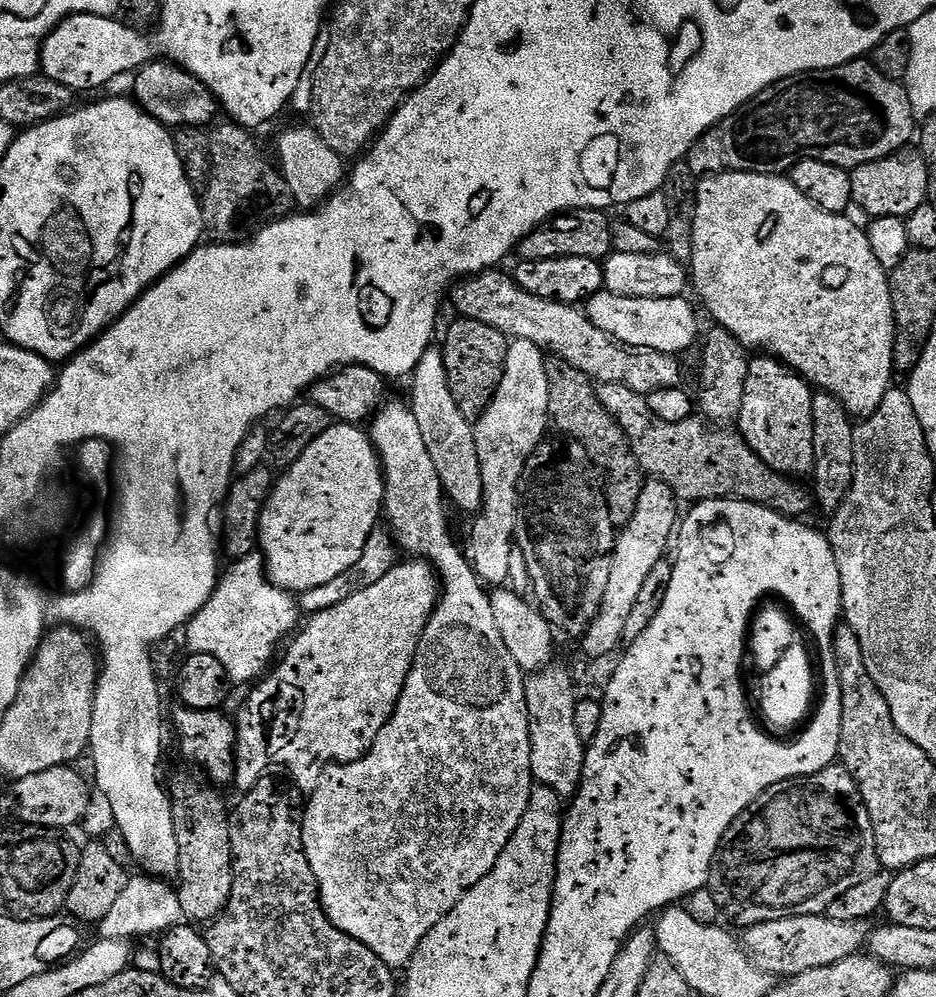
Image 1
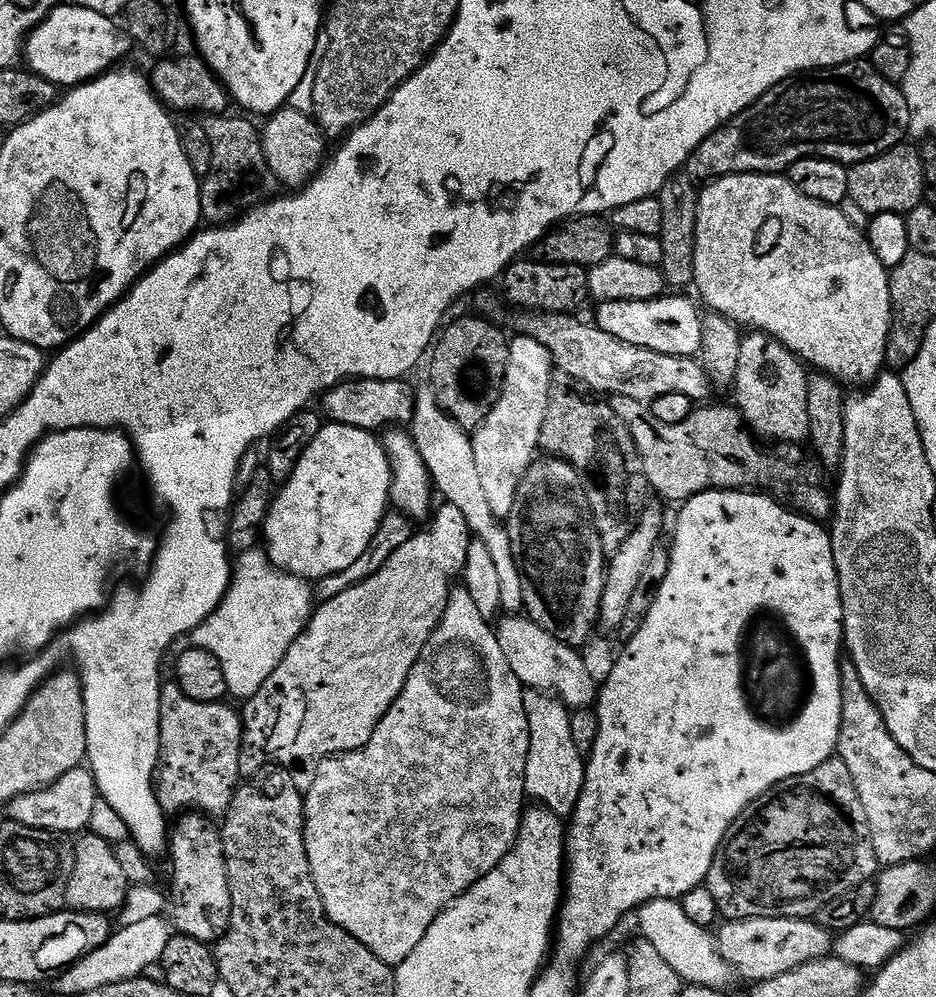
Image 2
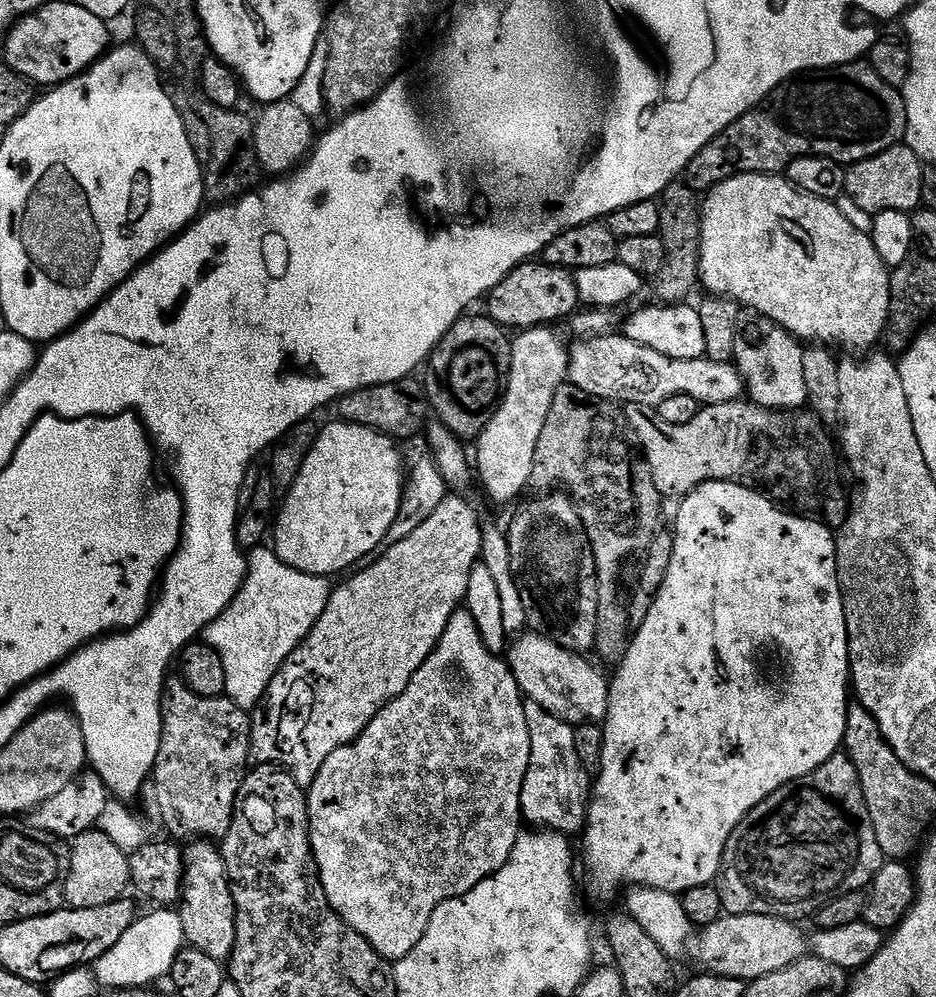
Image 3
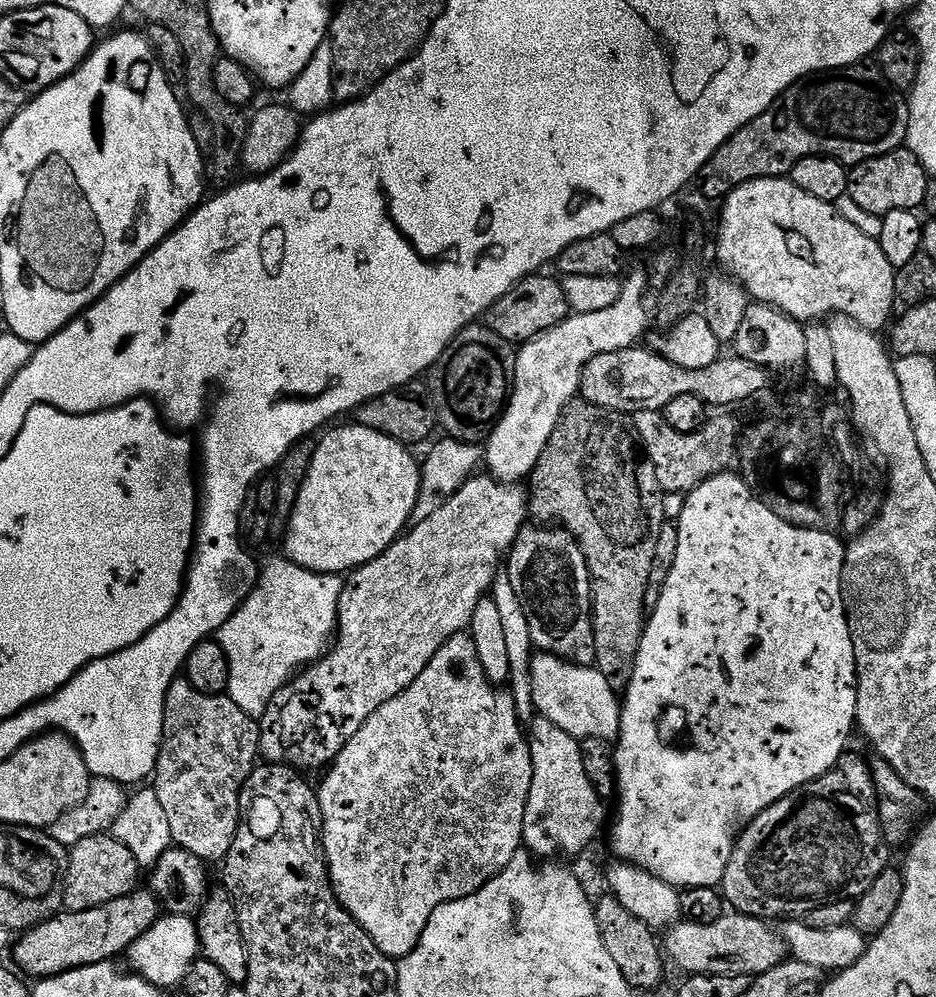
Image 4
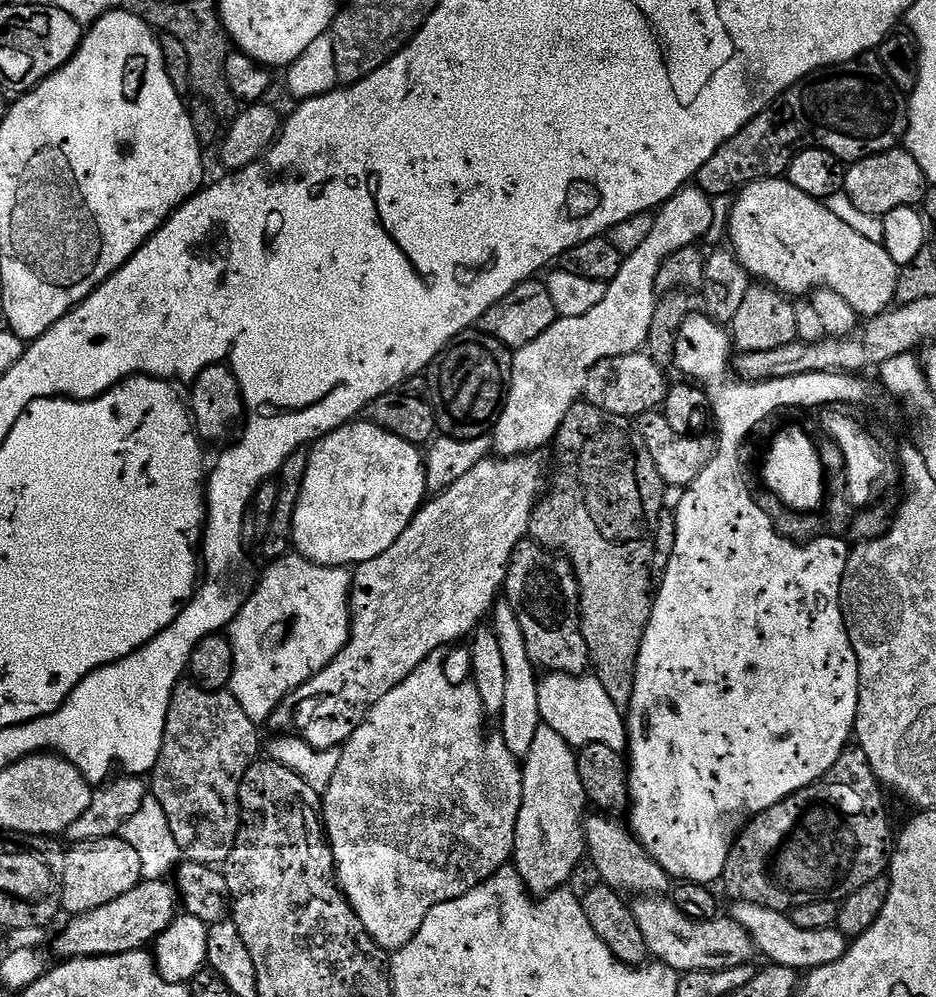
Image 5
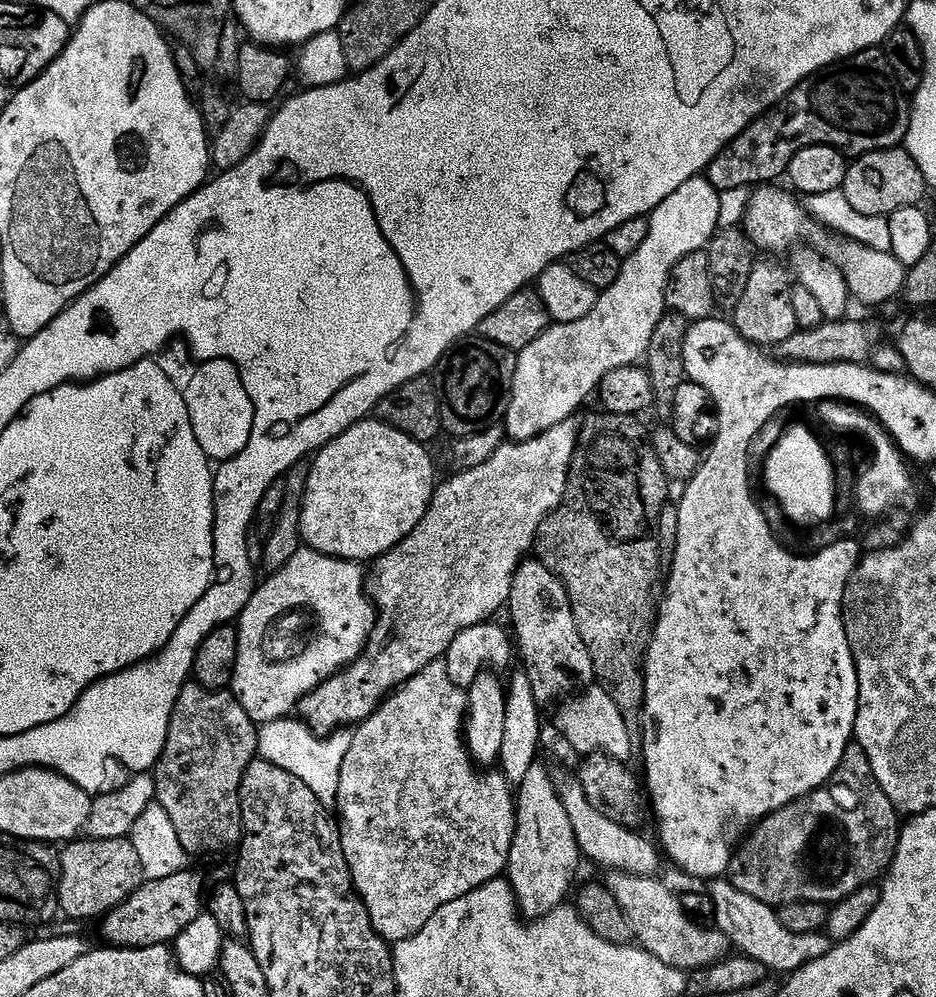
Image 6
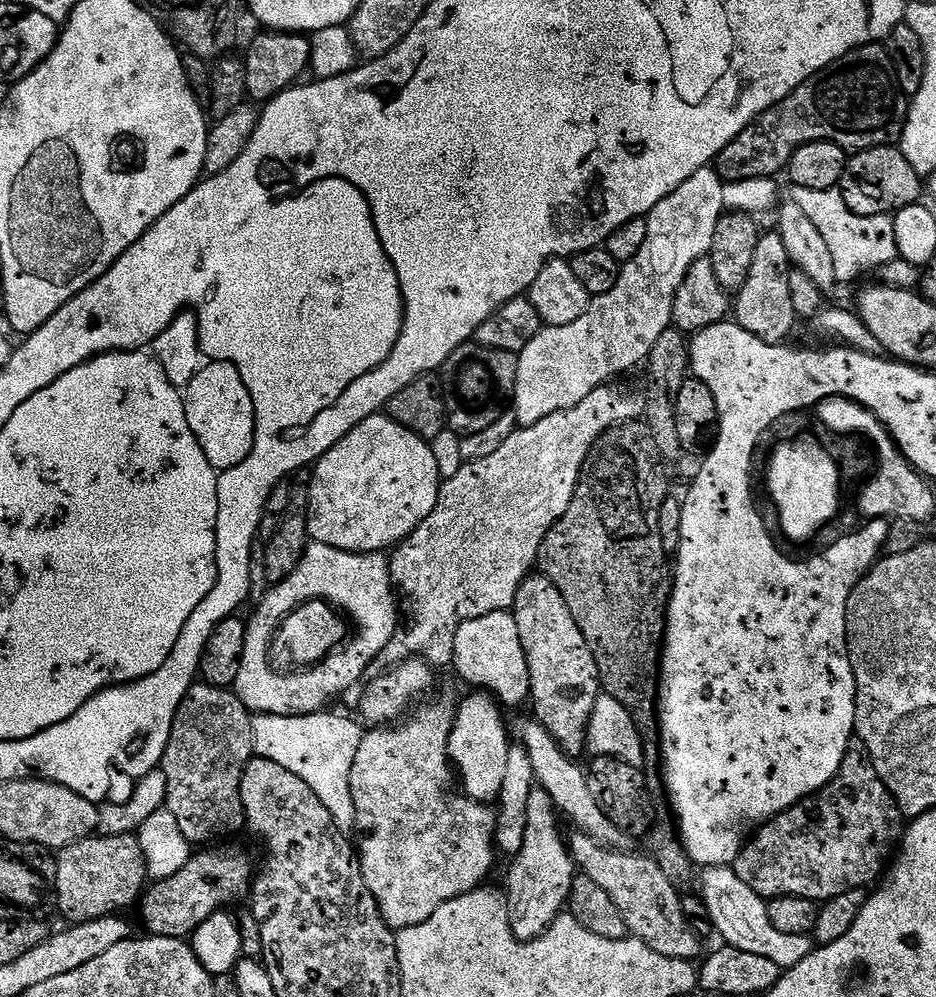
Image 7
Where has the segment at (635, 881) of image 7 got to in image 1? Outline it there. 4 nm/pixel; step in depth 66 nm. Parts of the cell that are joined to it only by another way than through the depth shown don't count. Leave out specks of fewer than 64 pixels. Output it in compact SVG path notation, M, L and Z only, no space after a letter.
M827 914L795 916L756 924L743 933L742 944L756 967L773 978L787 978L806 974L806 970L814 970L818 966L842 962L842 958L847 956L857 955L867 941L869 931L869 925L862 920L834 922Z

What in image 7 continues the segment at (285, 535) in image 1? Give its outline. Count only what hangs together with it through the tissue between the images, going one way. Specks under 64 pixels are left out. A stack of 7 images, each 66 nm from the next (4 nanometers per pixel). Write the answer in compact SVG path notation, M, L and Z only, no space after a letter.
M386 414L371 416L362 421L358 426L354 426L354 430L350 430L350 434L346 434L346 438L342 438L342 442L334 445L322 459L316 461L314 467L311 469L312 483L309 490L308 502L309 537L315 543L334 546L338 550L346 550L347 552L383 553L385 550L395 549L397 544L401 544L432 513L440 497L442 475L440 476L440 464L436 461L436 456L432 453L432 448L433 445L429 441L424 440L418 434L414 434L409 428L403 428L398 422L394 422Z

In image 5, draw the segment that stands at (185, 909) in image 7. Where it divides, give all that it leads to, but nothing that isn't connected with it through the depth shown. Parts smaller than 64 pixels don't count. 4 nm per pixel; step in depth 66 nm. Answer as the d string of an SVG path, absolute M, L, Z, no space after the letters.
M143 879L138 886L134 886L134 890L122 894L122 898L114 898L114 902L106 902L106 906L98 906L98 910L84 912L81 916L72 916L69 924L64 928L64 933L56 940L56 952L60 958L74 960L80 957L120 955L126 954L127 951L147 949L155 945L156 939L176 921L181 908L181 895L175 883L167 879Z

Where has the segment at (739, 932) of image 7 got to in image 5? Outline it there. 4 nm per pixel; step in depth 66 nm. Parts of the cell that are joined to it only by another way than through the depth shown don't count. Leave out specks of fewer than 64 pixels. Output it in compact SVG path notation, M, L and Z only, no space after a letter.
M745 900L733 905L730 912L731 919L737 920L747 930L757 946L759 955L761 957L764 955L768 959L765 961L772 964L781 964L797 970L811 970L830 966L830 962L838 962L838 958L848 953L849 937L843 936L840 929L835 926L822 930L798 930L798 926L794 926L791 915L775 912Z

